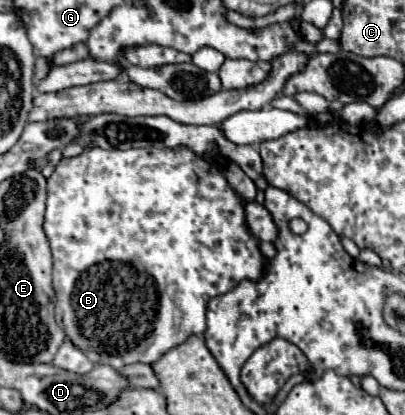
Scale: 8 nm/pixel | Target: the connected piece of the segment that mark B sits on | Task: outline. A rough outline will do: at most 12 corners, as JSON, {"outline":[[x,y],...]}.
{"outline":[[85,149],[47,179],[55,315],[93,363],[207,329],[267,265],[223,169]]}

